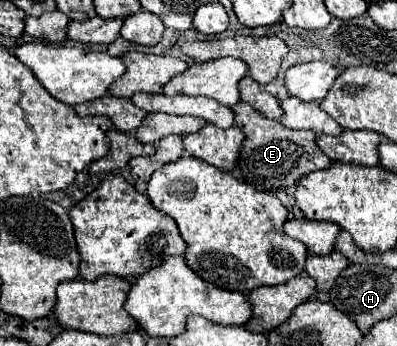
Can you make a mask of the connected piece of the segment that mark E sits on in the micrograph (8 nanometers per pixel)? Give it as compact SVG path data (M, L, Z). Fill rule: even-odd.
M240 101L232 107L236 113L236 125L246 133L244 149L240 155L238 171L242 173L242 179L250 185L256 185L258 189L276 193L278 189L290 189L298 183L298 179L310 171L326 169L332 165L330 157L322 153L322 149L316 145L316 133L310 129L294 131L284 127L280 121L270 119L256 111L252 105Z

